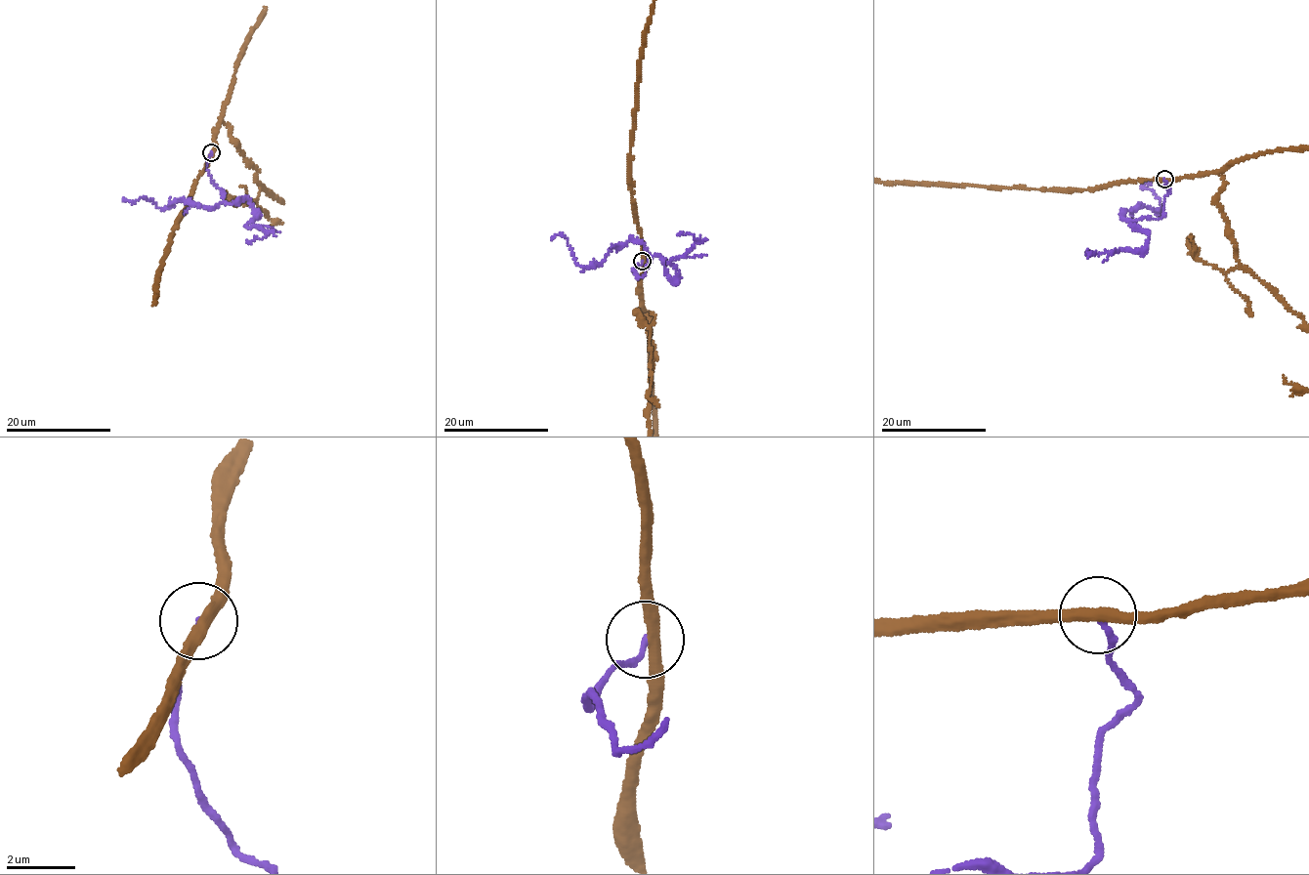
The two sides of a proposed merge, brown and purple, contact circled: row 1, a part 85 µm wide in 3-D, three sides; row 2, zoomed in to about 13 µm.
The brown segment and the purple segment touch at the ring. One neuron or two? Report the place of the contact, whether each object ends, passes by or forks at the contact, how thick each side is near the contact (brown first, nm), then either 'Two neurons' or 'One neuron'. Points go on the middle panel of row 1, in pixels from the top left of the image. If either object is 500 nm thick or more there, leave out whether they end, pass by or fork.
Place: (642, 261). At the ring brown passes by. At the ring purple ends. Thickness 340 nm (brown) against 160 nm. Two neurons

